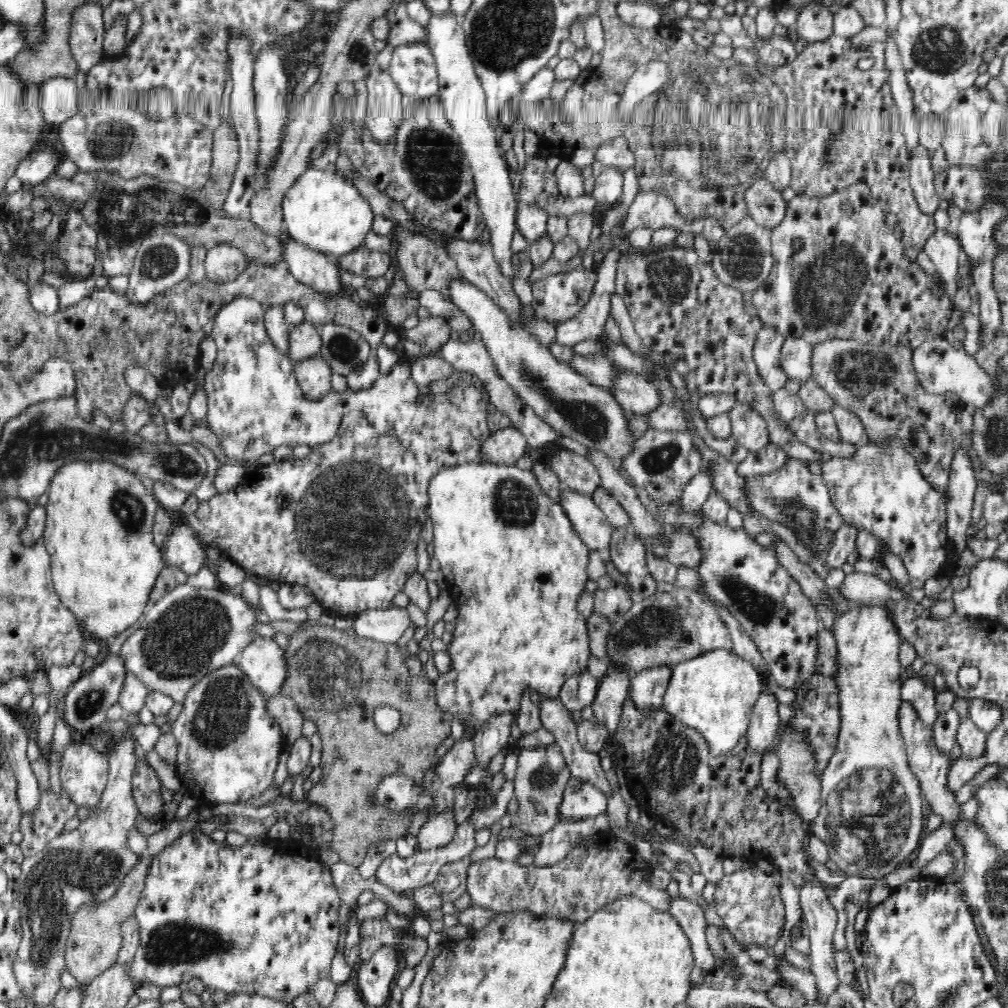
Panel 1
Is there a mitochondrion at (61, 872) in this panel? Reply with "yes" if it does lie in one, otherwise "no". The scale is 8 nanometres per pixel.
yes

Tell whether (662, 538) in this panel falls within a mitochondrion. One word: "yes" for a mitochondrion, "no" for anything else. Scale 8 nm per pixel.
no

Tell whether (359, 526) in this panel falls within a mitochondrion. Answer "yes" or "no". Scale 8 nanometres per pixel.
yes

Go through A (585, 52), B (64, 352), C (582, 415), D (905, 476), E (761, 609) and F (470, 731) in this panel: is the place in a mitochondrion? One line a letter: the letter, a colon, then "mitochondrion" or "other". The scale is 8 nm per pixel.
A: other
B: other
C: mitochondrion
D: other
E: mitochondrion
F: other

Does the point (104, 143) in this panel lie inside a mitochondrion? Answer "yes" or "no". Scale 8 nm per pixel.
yes

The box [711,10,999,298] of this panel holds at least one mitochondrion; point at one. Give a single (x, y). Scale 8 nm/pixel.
(941, 50)

